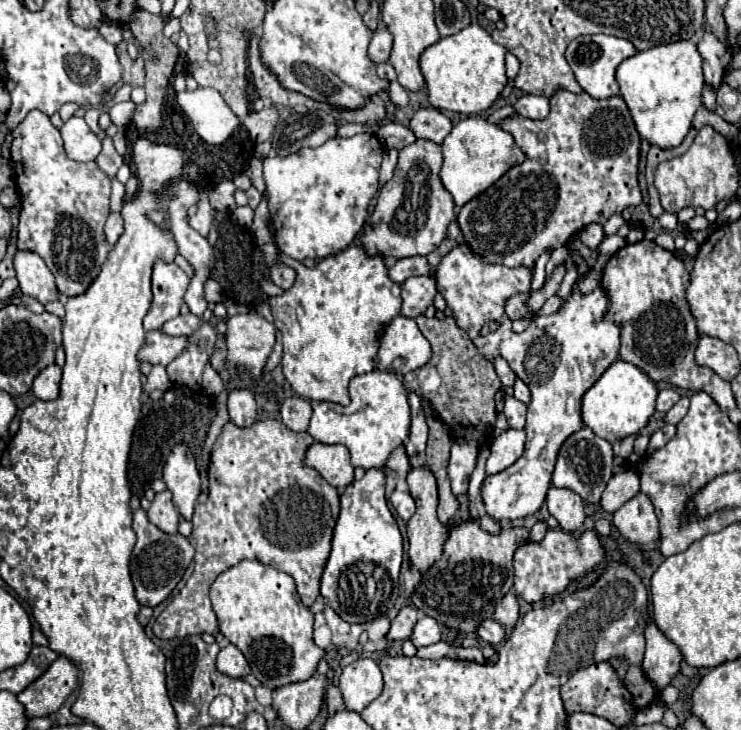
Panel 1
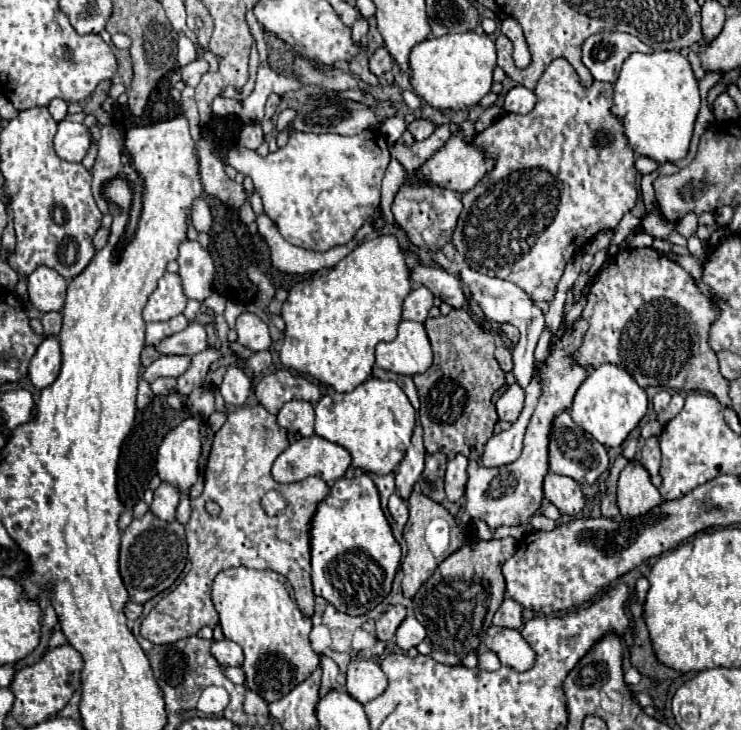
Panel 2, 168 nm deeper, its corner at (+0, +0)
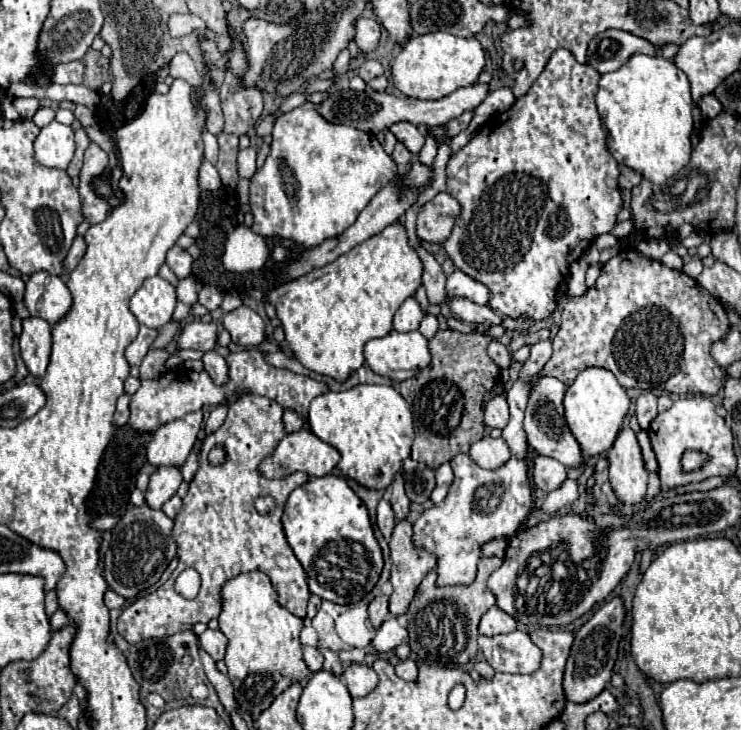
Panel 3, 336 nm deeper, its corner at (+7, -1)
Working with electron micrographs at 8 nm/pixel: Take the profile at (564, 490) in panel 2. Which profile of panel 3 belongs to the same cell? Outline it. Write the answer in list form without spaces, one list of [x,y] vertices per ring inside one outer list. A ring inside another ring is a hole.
[[[535,457],[533,461],[535,487],[549,493],[549,491],[559,489],[565,479],[567,479],[567,469],[559,461],[553,461],[551,457]]]

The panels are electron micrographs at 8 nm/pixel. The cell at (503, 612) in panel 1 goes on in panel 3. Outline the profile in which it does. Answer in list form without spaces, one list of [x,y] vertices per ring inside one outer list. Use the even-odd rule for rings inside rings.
[[[497,605],[491,607],[479,623],[479,633],[481,635],[499,635],[499,633],[511,633],[517,627],[515,619],[501,611]]]

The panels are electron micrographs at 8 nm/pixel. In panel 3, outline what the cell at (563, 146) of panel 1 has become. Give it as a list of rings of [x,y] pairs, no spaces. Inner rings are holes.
[[[557,49],[549,63],[545,65],[543,73],[535,79],[535,83],[531,85],[531,89],[527,91],[525,97],[517,99],[511,109],[507,109],[505,113],[495,115],[493,119],[489,119],[483,129],[465,145],[461,147],[447,163],[447,193],[453,195],[459,205],[461,205],[461,213],[459,213],[459,223],[455,223],[451,237],[445,241],[445,251],[451,257],[451,261],[455,263],[457,269],[461,269],[463,273],[471,275],[473,279],[489,285],[493,297],[489,301],[489,307],[501,315],[509,315],[513,319],[517,319],[519,315],[527,313],[531,315],[535,321],[541,321],[545,317],[549,317],[557,303],[555,303],[555,293],[559,289],[561,283],[565,283],[567,275],[569,275],[569,263],[573,263],[575,259],[579,259],[595,241],[597,235],[601,233],[609,233],[615,229],[617,225],[617,213],[623,207],[621,201],[621,187],[619,187],[619,163],[613,159],[613,155],[607,149],[607,133],[603,129],[601,117],[597,113],[597,105],[595,105],[595,95],[597,95],[597,87],[599,87],[599,79],[601,75],[595,69],[589,69],[589,65],[581,65],[575,61],[575,57],[567,51],[567,49]]]

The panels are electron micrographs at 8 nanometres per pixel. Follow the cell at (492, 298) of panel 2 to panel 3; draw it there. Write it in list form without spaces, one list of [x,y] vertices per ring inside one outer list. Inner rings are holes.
[[[455,269],[449,277],[447,277],[447,295],[459,295],[465,297],[477,305],[489,305],[491,299],[491,291],[487,285],[483,285],[481,281],[465,275],[463,271]]]

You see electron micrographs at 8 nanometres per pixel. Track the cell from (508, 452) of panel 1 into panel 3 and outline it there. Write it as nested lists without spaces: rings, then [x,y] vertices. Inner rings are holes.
[[[483,437],[475,441],[469,449],[471,459],[483,467],[483,469],[497,469],[509,459],[509,447],[503,439],[493,439],[493,437]]]

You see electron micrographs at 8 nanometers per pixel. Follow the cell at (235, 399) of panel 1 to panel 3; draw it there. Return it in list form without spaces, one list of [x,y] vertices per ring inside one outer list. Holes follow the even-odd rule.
[[[207,351],[203,357],[203,365],[205,365],[205,371],[209,373],[209,377],[213,379],[215,385],[221,387],[221,385],[229,383],[229,365],[227,365],[225,357],[221,357],[215,351]]]

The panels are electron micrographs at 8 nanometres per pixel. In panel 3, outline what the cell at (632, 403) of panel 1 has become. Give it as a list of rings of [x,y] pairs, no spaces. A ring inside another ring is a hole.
[[[589,367],[581,371],[565,393],[565,419],[573,435],[577,437],[585,455],[601,455],[611,449],[617,433],[621,431],[623,419],[629,413],[631,401],[627,391],[619,385],[617,377],[601,367]]]

